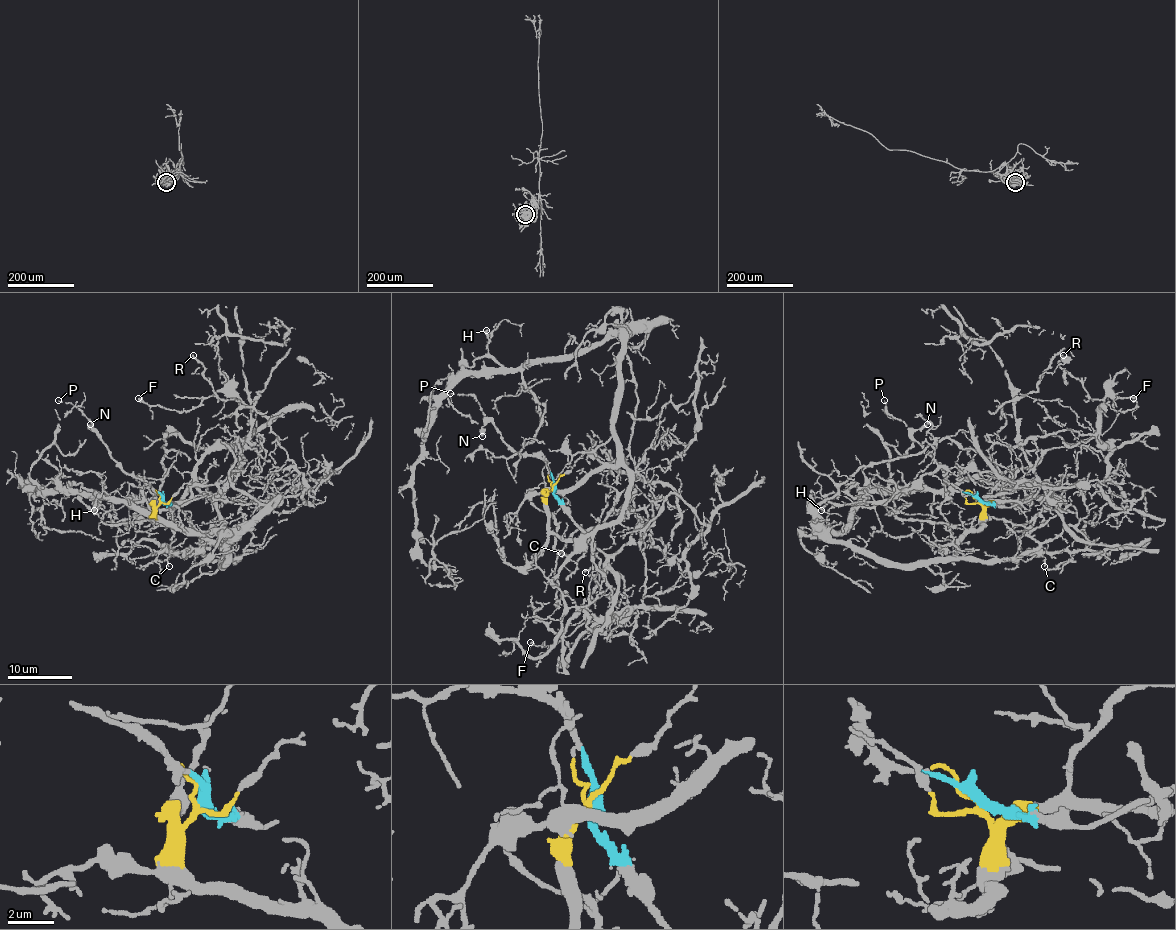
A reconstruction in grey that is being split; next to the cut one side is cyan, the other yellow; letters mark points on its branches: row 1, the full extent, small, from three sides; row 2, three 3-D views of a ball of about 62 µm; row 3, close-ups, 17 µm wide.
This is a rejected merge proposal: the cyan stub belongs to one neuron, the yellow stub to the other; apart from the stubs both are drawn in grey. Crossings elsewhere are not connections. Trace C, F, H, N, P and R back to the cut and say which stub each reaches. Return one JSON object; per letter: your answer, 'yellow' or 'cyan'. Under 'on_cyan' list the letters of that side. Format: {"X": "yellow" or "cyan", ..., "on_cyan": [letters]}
{"C": "yellow", "F": "yellow", "H": "yellow", "N": "cyan", "P": "cyan", "R": "yellow", "on_cyan": ["N", "P"]}

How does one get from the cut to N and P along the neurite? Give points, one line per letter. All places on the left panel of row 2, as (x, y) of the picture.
N: (160, 501), (162, 496), (128, 474), (112, 458), (109, 448), (89, 424)
P: (160, 501), (162, 496), (122, 467), (81, 413), (73, 405), (59, 400)

